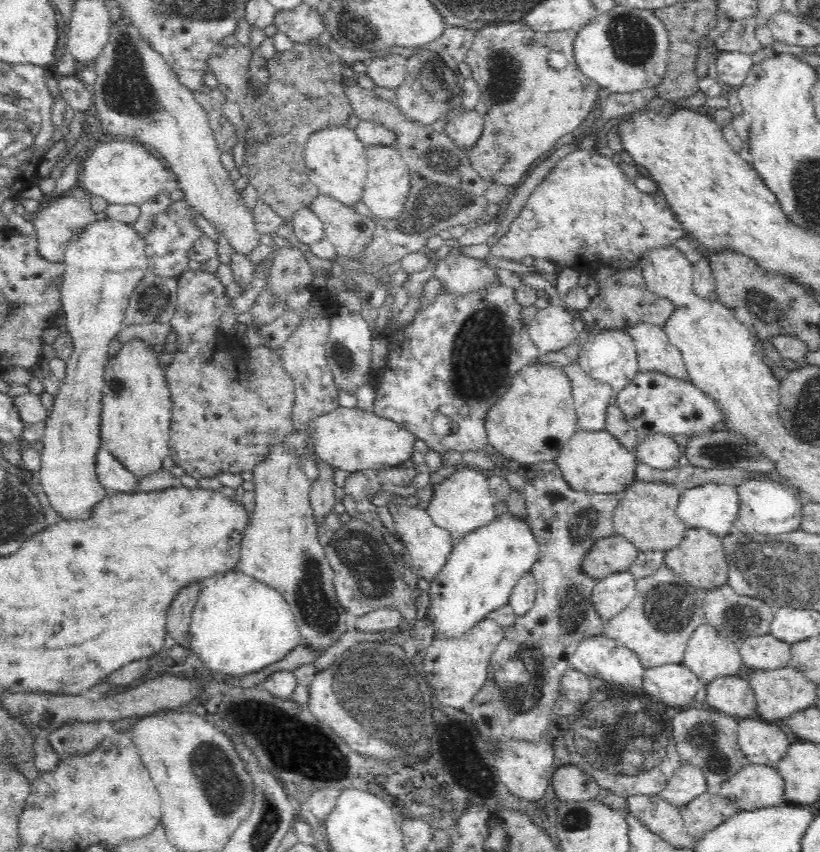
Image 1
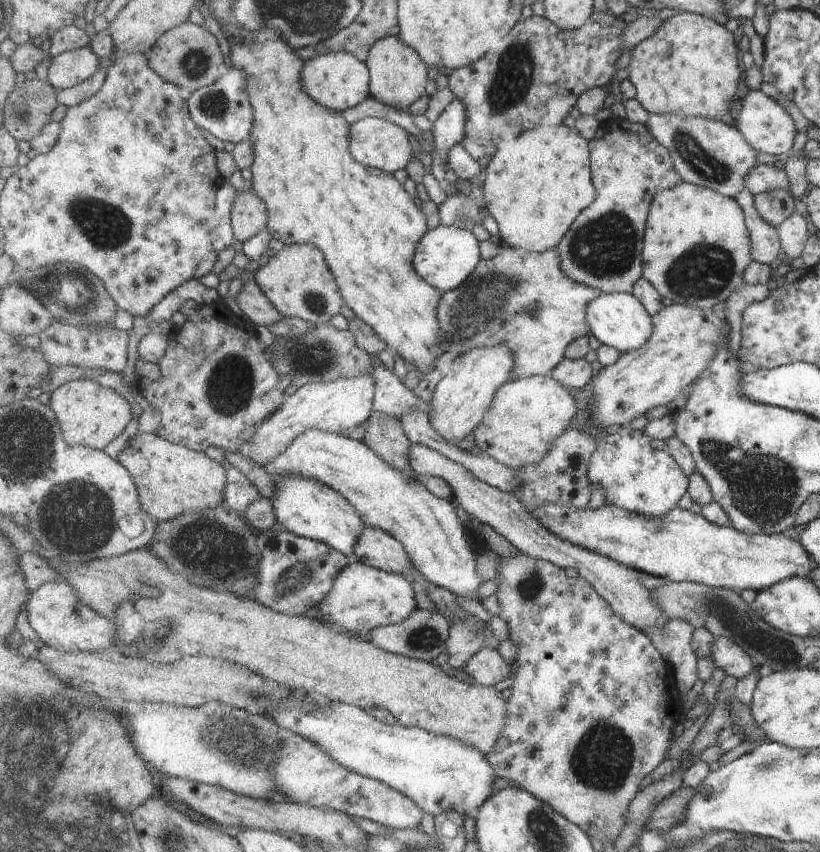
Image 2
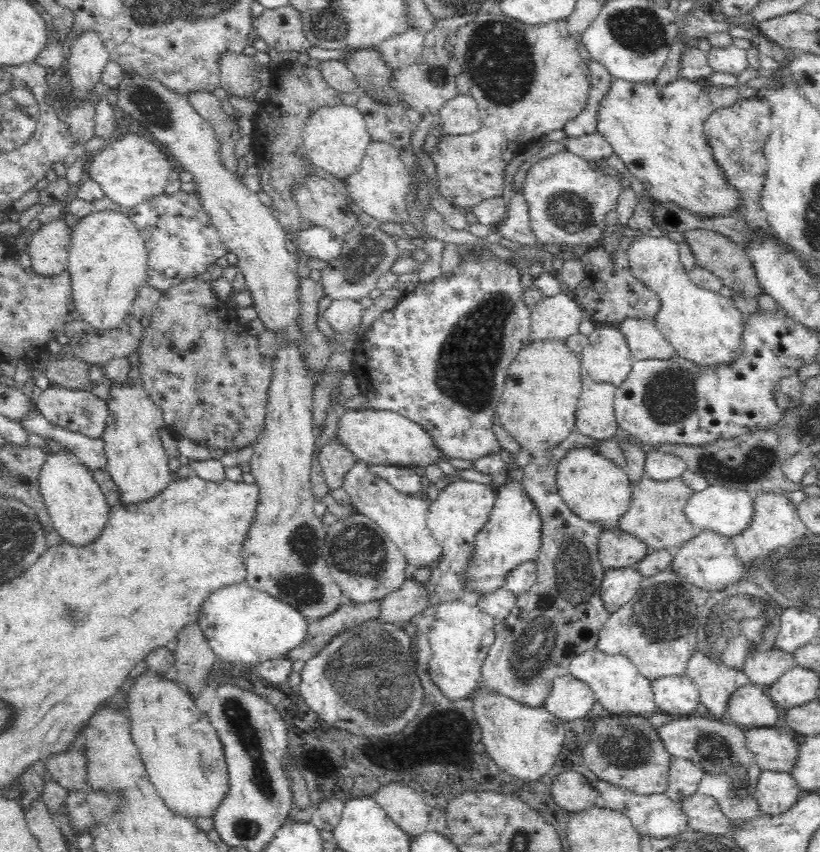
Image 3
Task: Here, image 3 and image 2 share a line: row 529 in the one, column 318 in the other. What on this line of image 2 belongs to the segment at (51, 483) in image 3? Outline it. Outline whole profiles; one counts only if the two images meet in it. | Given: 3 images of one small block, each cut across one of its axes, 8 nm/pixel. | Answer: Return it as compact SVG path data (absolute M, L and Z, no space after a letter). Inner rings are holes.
M348 51L319 54L306 61L306 70L302 74L305 75L306 91L310 92L310 96L338 112L354 108L372 97L373 79L368 62Z

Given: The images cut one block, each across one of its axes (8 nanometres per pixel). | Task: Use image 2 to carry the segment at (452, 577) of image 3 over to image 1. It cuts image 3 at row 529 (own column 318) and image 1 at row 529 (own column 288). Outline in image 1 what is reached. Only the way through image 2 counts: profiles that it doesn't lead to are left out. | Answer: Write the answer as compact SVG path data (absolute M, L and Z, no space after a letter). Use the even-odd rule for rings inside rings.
M461 468L434 486L433 498L426 510L438 526L449 528L449 532L457 540L496 519L494 503L490 494L489 478L479 470Z

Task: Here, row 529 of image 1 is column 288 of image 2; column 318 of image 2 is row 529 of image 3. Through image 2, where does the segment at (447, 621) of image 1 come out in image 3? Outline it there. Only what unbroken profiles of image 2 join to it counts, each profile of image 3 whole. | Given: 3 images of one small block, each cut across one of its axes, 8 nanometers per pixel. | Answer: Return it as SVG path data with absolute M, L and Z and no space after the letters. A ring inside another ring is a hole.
M506 482L505 485L499 487L497 493L496 504L486 522L486 524L478 530L478 534L474 536L474 548L462 568L462 592L460 596L466 592L478 594L480 600L490 598L490 595L504 588L508 575L522 563L536 560L541 549L542 531L540 530L540 515L534 503L524 493L524 489L520 482Z

